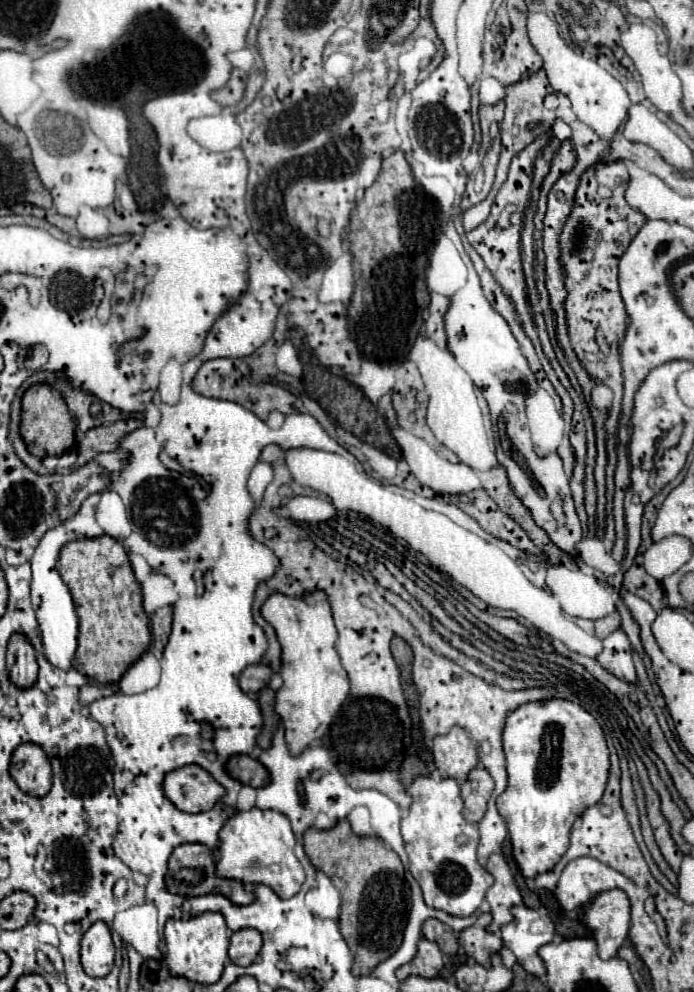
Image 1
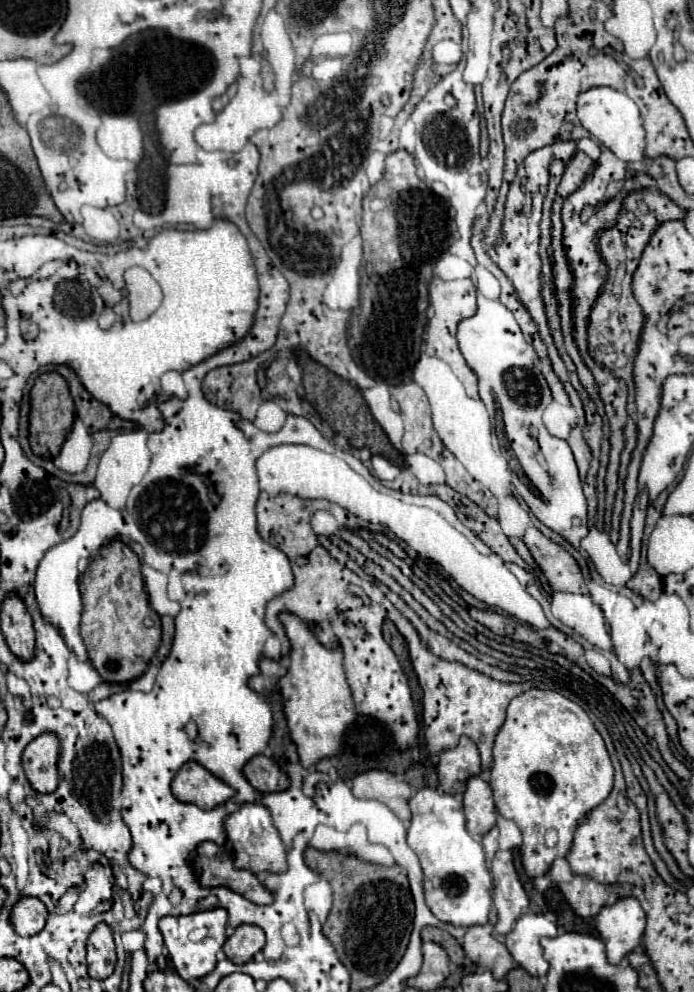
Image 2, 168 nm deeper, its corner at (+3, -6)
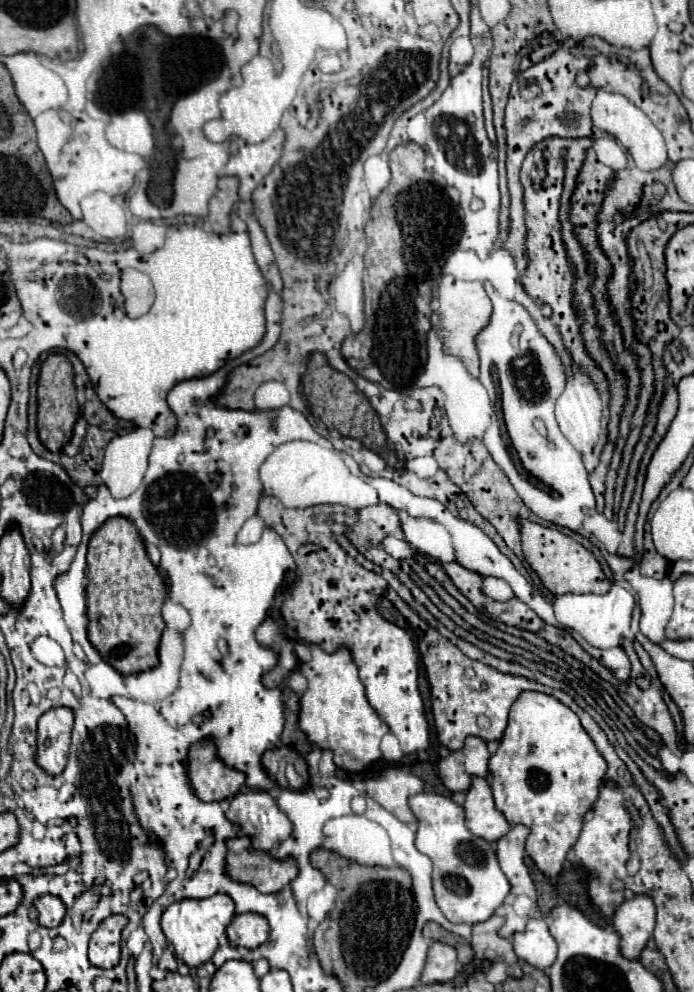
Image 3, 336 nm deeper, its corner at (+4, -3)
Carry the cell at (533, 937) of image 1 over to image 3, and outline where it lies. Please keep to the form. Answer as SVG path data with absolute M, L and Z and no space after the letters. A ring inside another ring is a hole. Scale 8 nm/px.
M532 918L524 932L514 936L514 950L520 960L544 970L556 960L556 940L542 918Z

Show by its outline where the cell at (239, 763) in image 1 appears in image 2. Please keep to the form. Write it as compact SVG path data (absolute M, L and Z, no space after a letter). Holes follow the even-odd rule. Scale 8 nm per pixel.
M265 755L253 757L243 767L245 779L251 783L251 787L259 793L271 793L271 791L283 791L289 787L289 779L281 773L277 763Z

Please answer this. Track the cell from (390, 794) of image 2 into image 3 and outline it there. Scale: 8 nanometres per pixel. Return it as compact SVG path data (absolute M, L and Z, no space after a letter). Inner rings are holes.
M386 768L366 780L366 794L406 824L416 822L408 798L422 790L424 782L402 768Z

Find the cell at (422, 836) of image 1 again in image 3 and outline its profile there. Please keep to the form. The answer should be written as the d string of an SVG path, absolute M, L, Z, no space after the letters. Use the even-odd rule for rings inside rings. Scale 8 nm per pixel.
M420 792L410 796L410 808L418 818L416 848L434 862L434 894L444 916L450 922L466 924L488 920L510 892L510 882L500 870L490 844L466 828L464 808L446 796Z

